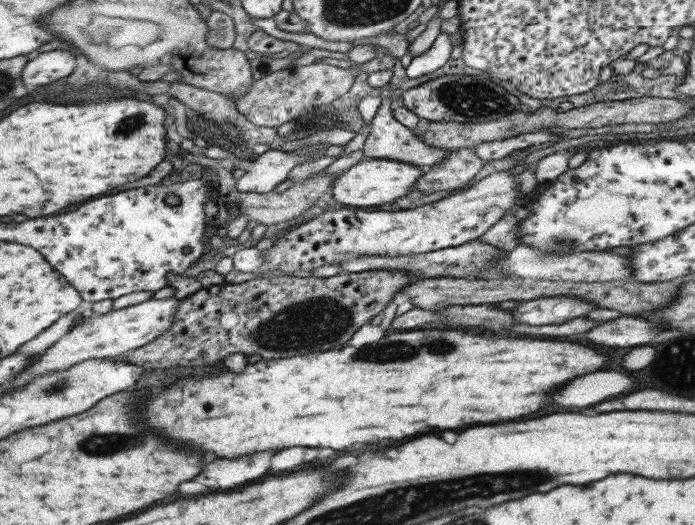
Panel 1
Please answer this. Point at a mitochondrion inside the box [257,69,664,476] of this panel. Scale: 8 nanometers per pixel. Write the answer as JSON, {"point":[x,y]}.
{"point":[469,99]}

